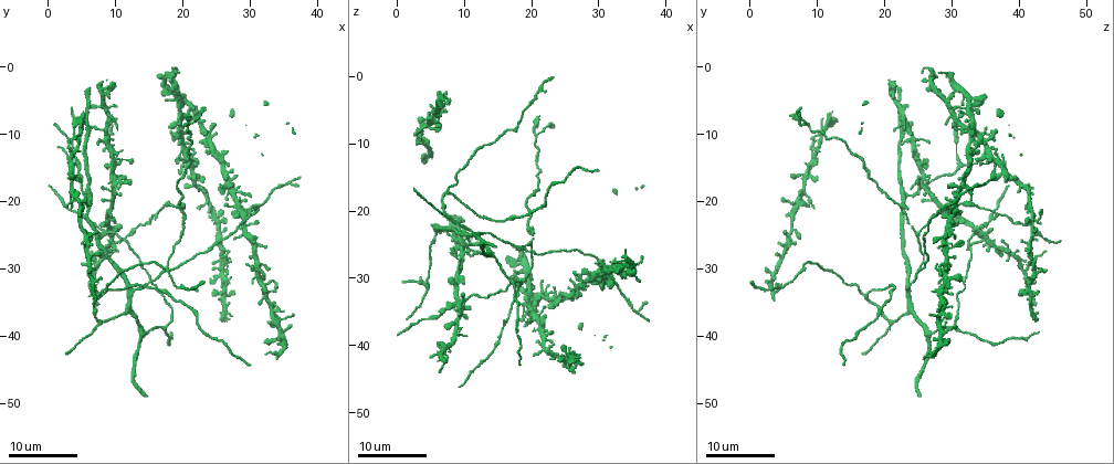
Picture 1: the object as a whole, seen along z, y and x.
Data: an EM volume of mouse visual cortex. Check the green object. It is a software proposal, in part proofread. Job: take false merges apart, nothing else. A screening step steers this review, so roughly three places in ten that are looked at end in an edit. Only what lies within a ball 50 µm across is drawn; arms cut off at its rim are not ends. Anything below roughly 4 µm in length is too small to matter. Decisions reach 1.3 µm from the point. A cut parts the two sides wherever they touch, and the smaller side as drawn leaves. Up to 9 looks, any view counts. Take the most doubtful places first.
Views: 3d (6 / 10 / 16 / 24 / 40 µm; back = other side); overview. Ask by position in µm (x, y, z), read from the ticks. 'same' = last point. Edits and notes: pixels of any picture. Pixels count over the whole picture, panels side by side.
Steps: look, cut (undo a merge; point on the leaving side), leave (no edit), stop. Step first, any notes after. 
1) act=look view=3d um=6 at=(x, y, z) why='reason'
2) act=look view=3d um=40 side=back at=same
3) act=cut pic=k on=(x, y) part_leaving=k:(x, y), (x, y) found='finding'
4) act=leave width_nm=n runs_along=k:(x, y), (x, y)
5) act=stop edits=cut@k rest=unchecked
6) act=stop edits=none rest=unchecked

act=look view=3d um=16 at=(7.5, 38.5, 21.0) why='three-way junction'

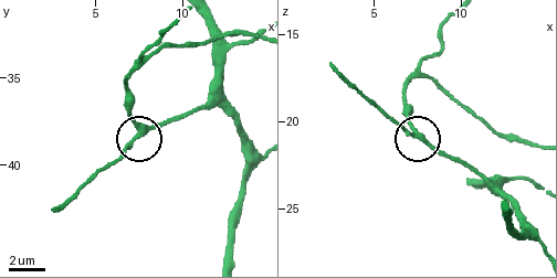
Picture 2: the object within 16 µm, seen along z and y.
act=look view=3d um=6 at=(7.5, 38.2, 20.8)

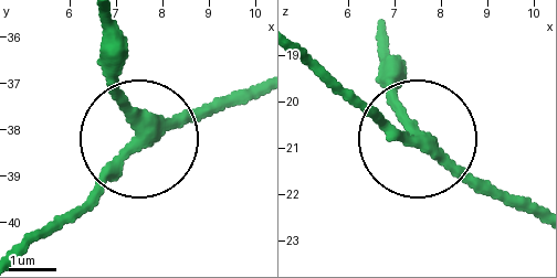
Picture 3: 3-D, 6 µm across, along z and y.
act=leave side_arm_um=8 arms=3 found='all the same cell'

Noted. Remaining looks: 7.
act=look view=3d um=24 at=(5.5, 19.0, 23.5) why='small branch off a trunk'

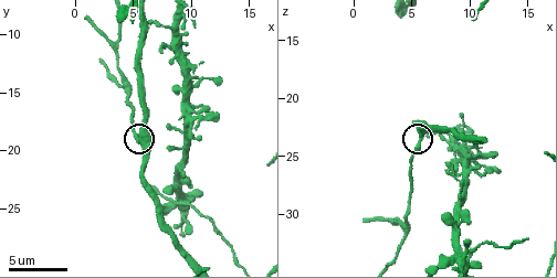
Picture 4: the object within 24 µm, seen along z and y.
act=look view=3d um=6 at=same

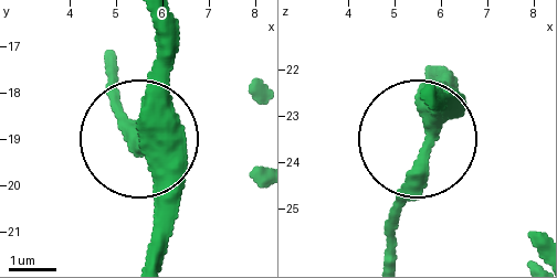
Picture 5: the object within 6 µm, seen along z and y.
act=leave arms=3 runs_along=5:(429, 105), (426, 177), (386, 232) found='all the same cell'

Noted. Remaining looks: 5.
act=look view=3d um=16 at=(8.0, 33.5, 17.5) why='arms part here'

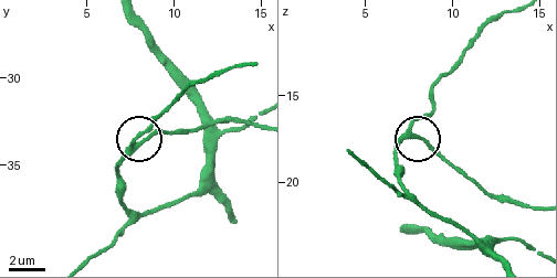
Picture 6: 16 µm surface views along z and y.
act=look view=3d um=6 at=(7.8, 33.8, 17.4) why='closer look'

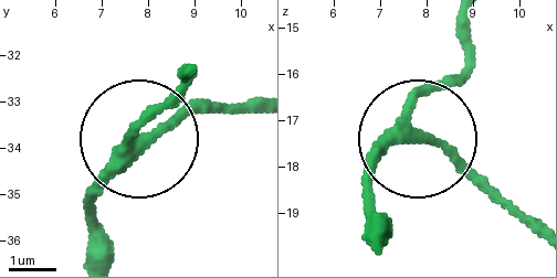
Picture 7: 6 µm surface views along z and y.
act=leave runs_along=7:(104, 257), (92, 210), (104, 173), (151, 135), (219, 106) found='continuous, no second cell'

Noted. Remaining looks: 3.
act=look view=3d um=10 at=(4.4, 14.4, 31.4) why='arms part here'

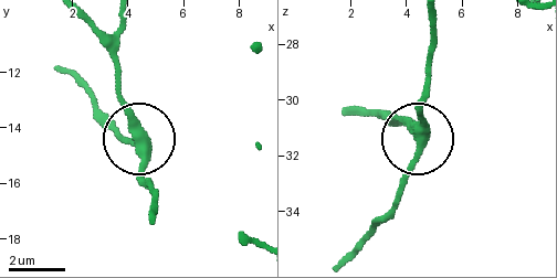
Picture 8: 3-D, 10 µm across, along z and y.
act=look view=3d um=10 side=back at=same why='other side'

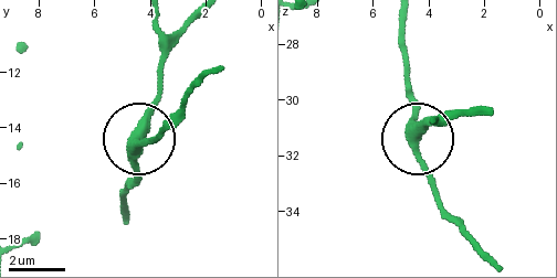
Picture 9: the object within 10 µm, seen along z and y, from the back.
act=leave width_nm=350 runs_along=9:(401, 20), (414, 141), (437, 203) found='continuous, no second cell'

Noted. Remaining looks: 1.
act=stop edits=none rest=unchecked

